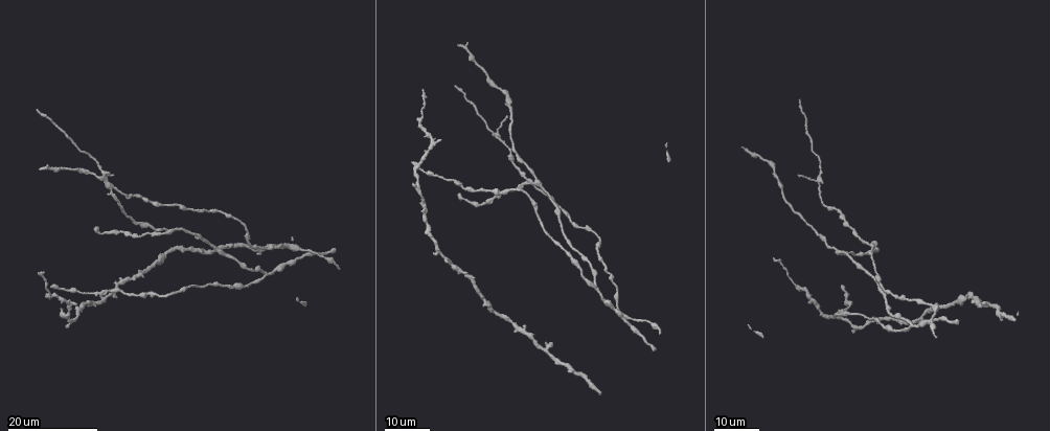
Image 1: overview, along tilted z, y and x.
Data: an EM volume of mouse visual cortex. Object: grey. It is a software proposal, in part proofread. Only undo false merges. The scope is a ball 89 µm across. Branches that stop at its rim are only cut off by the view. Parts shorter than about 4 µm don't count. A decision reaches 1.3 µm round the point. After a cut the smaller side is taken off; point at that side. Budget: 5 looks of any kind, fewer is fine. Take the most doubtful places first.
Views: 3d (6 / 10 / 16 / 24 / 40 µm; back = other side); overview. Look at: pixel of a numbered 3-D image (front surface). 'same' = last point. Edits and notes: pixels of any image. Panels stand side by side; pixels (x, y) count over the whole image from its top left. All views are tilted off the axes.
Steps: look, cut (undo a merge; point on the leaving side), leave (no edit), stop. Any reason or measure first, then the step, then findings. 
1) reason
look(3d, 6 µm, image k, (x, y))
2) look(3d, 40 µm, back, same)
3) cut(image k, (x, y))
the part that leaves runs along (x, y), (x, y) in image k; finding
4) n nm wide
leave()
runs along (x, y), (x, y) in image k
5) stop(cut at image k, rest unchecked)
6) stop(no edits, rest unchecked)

three arms meet
look(3d, 16 µm, image 1, (306, 251))

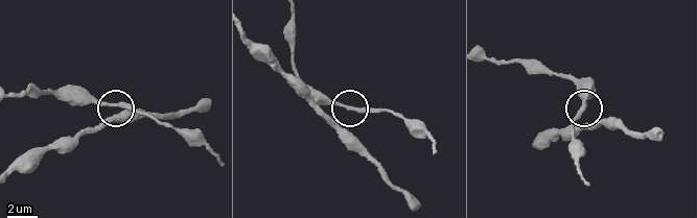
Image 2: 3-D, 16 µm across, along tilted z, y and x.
closer look
look(3d, 10 µm, image 2, (111, 105))

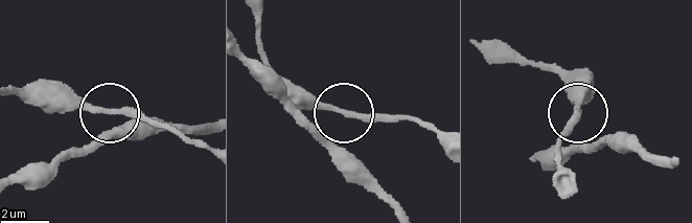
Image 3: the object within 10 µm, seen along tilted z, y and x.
side arm 10 µm
leave()
runs along (246, 62), (257, 80), (318, 129), (349, 113), (397, 116) in image 3; all the same neuron

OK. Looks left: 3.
two arms in line, one across
look(3d, 16 µm, image 1, (912, 326))

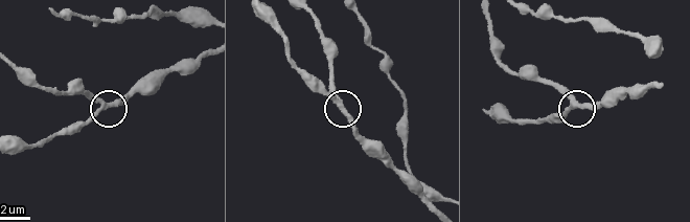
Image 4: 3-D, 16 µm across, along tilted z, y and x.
look(3d, 6 µm, image 4, (339, 106))

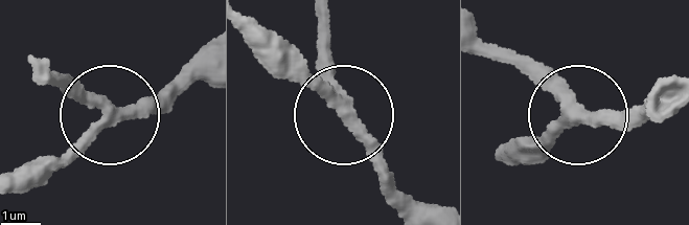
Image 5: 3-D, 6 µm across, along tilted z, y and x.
other side
look(3d, 6 µm, back, image 5, (113, 107))

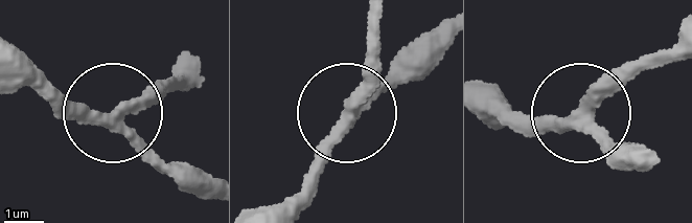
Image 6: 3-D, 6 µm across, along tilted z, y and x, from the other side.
3 arms
leave()
runs along (208, 194), (114, 110), (181, 76) in image 6; one neuron here

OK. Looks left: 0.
stop(no edits, rest unchecked)

